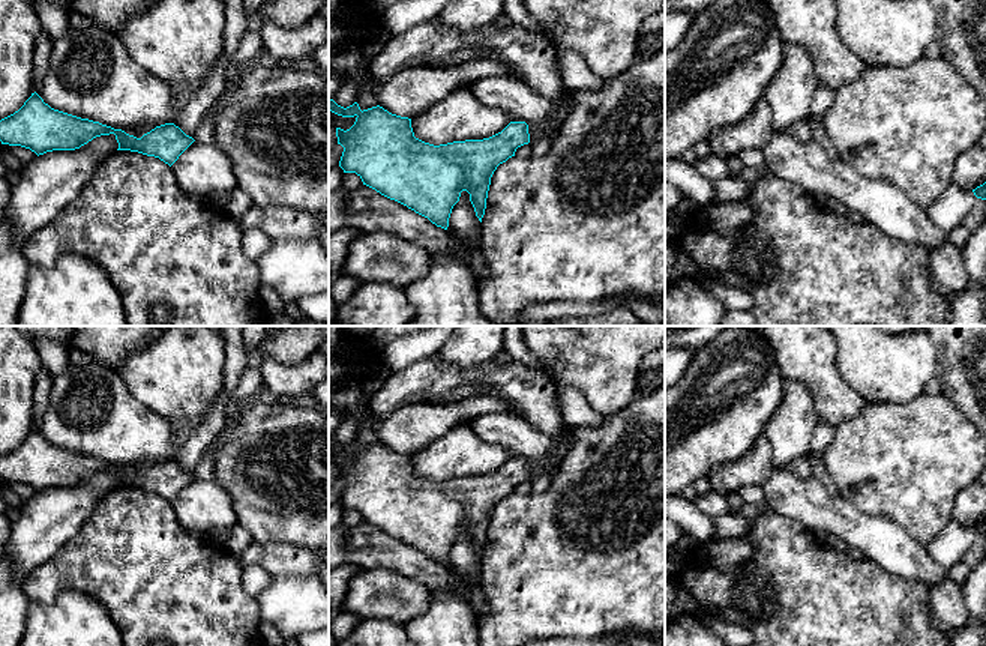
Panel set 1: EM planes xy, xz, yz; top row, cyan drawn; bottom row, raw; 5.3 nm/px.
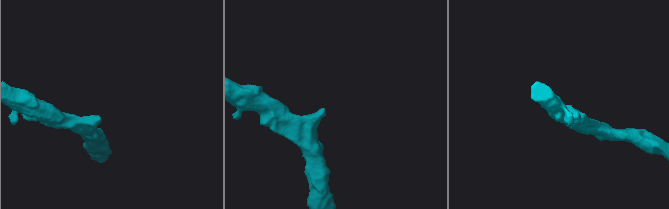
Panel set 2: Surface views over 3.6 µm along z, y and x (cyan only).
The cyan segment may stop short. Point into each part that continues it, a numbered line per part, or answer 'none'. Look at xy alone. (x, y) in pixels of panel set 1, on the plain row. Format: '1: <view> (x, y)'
none

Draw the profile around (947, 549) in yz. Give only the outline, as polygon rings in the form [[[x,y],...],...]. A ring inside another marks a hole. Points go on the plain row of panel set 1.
[[[951,520],[926,548],[936,563],[950,569],[962,560],[972,547],[975,538],[977,533],[972,527],[966,527]]]

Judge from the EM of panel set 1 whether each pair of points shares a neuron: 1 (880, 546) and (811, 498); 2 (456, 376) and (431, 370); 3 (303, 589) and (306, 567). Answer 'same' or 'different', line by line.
1: same
2: same
3: different

